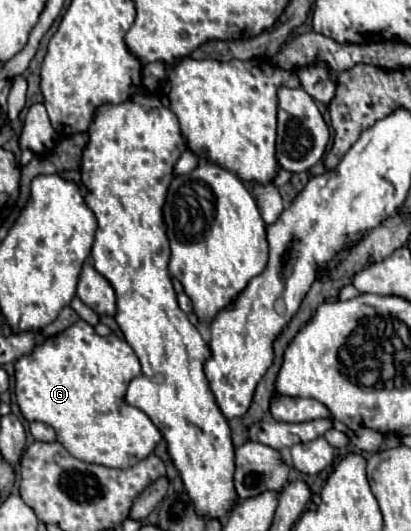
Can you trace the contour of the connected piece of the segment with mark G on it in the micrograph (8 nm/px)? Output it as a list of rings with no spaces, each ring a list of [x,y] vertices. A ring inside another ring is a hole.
[[[78,319],[72,327],[44,339],[30,355],[22,355],[16,361],[16,399],[28,421],[40,421],[54,427],[58,443],[62,443],[72,457],[106,467],[132,467],[146,459],[162,439],[160,429],[144,411],[124,405],[124,389],[140,373],[140,361],[124,339],[116,335],[100,337],[92,325]]]

